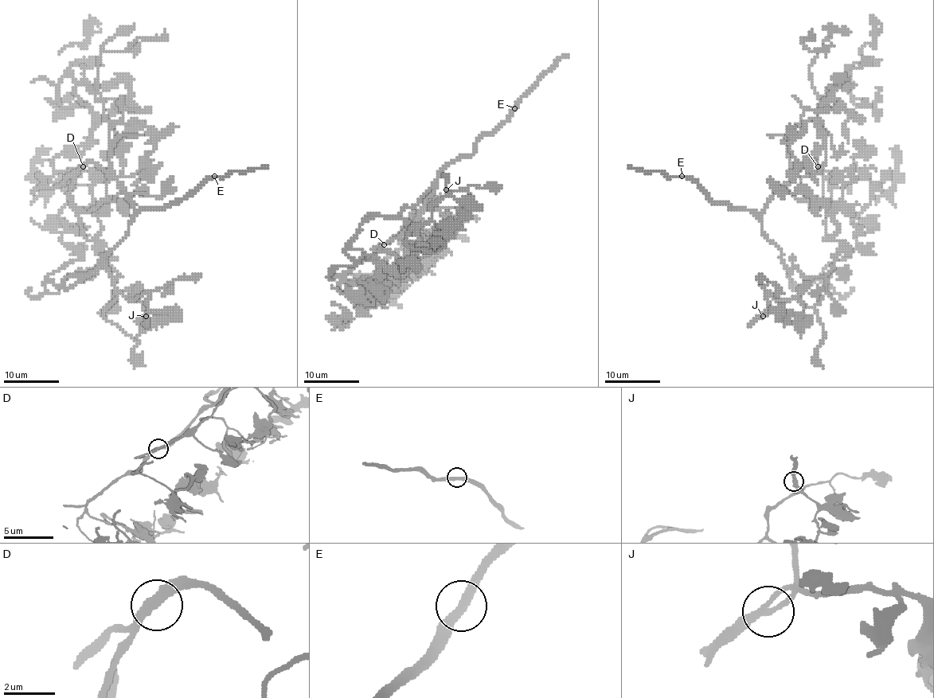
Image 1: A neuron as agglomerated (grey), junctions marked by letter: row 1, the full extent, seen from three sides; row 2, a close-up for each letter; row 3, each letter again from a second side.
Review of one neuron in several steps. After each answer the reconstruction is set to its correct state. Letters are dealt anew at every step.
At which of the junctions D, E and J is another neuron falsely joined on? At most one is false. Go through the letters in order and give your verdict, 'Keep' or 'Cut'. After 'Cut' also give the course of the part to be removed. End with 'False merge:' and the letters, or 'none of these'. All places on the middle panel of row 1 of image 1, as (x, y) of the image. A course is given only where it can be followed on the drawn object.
D: Keep
E: Keep
J: Keep
False merge: none of these

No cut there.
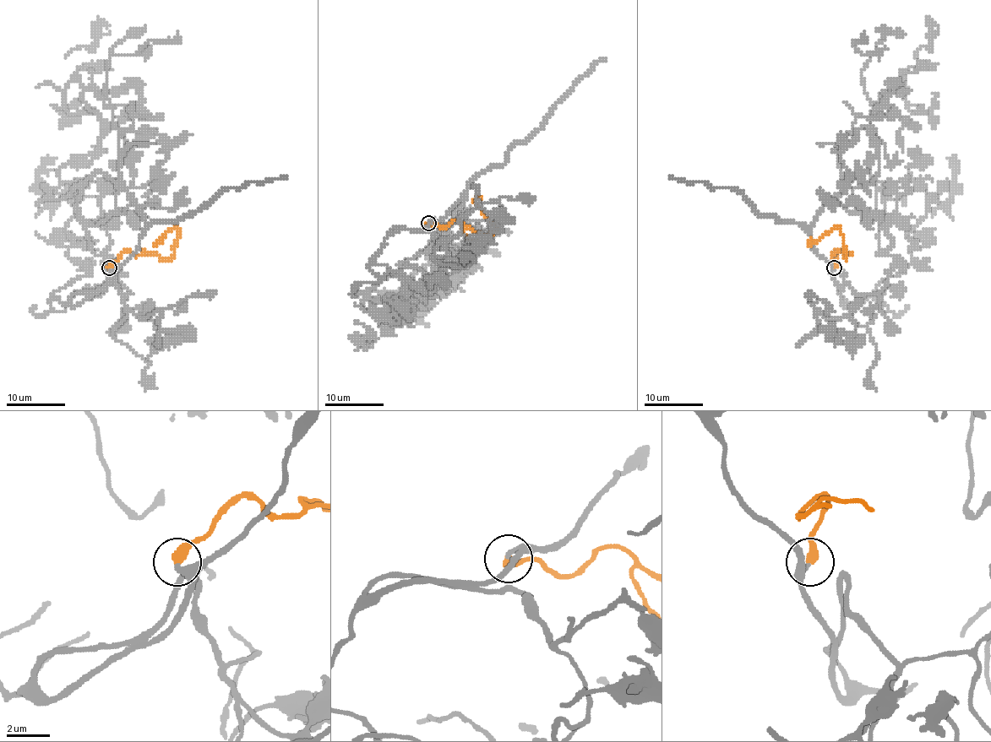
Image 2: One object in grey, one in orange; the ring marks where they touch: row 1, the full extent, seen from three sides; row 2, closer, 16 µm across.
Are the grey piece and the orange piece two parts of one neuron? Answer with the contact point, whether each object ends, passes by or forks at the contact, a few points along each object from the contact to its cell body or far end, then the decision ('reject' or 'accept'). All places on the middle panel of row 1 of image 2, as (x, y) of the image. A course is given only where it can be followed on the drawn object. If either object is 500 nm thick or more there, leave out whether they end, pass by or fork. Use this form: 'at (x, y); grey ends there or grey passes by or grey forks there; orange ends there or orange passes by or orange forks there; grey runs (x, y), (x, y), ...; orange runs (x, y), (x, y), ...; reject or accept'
at (428, 223); grey ends there; orange ends there; grey runs (427, 222), (441, 219), (461, 197), (454, 219), (396, 263), (420, 255), (465, 221), (478, 234), (455, 257); orange runs (427, 222), (443, 227), (460, 219), (472, 230), (491, 234), (497, 231), (475, 200), (481, 198); accept

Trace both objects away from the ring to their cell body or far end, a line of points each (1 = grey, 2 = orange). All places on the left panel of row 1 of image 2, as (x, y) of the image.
1: (109, 269), (138, 247), (144, 216), (94, 173), (78, 212), (101, 224), (156, 198), (137, 230)
2: (109, 268), (125, 251), (135, 256), (153, 253), (166, 260), (172, 257), (176, 228), (156, 244), (161, 238)

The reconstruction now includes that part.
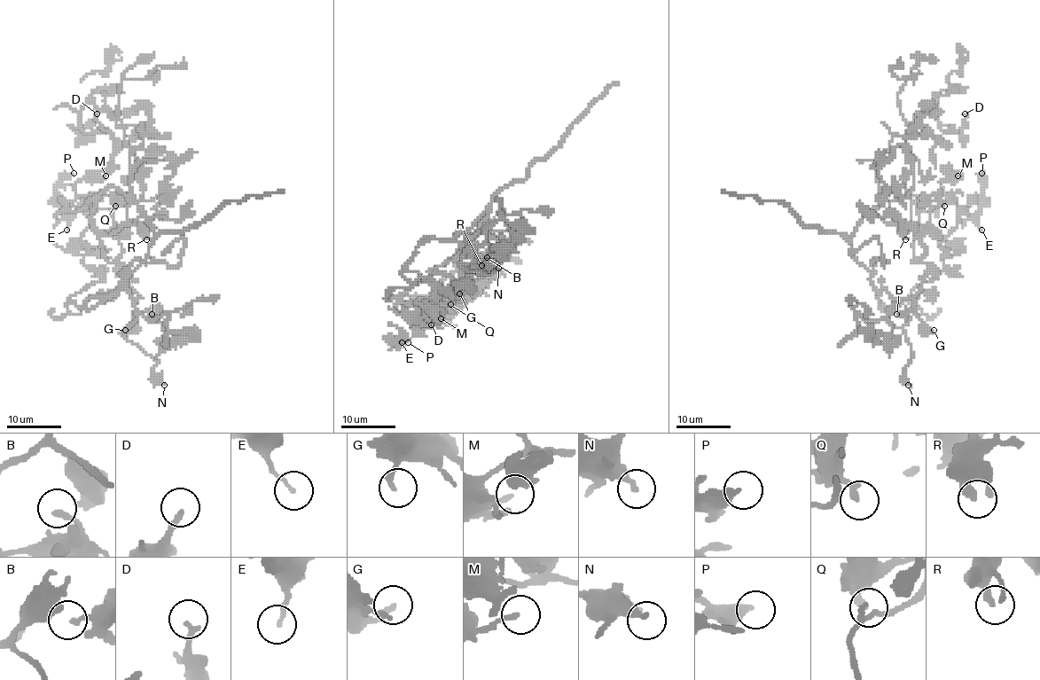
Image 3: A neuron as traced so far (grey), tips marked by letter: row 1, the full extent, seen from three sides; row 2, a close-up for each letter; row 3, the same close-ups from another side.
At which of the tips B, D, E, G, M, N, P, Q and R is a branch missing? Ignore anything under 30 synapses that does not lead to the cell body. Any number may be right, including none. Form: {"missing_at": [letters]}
{"missing_at": []}

